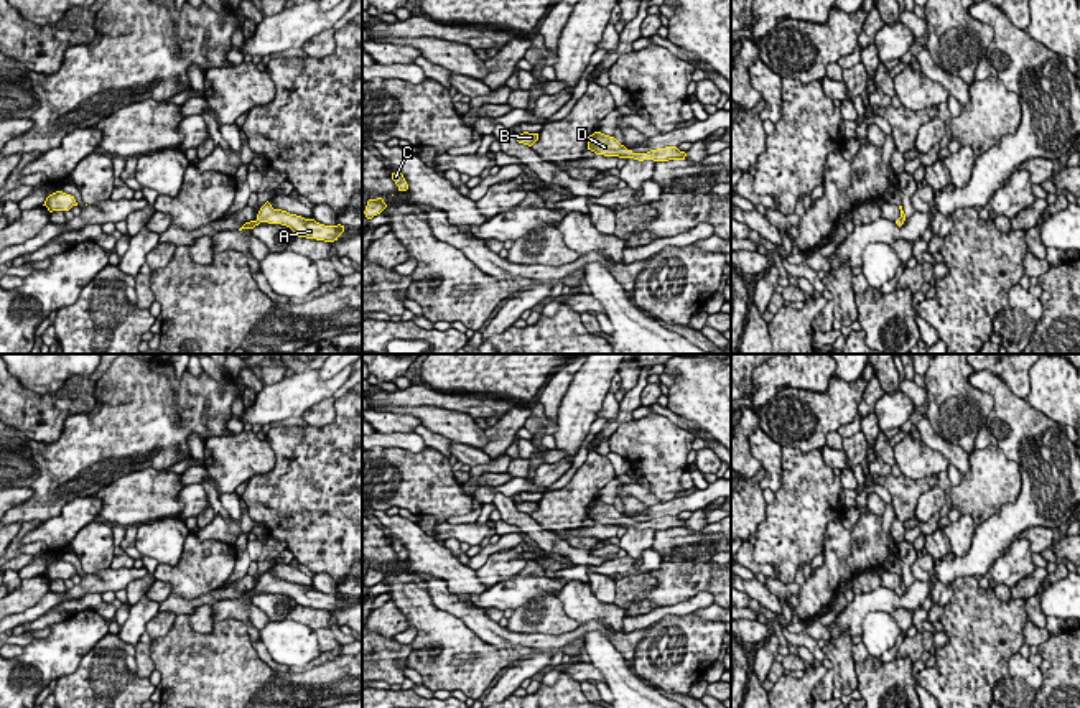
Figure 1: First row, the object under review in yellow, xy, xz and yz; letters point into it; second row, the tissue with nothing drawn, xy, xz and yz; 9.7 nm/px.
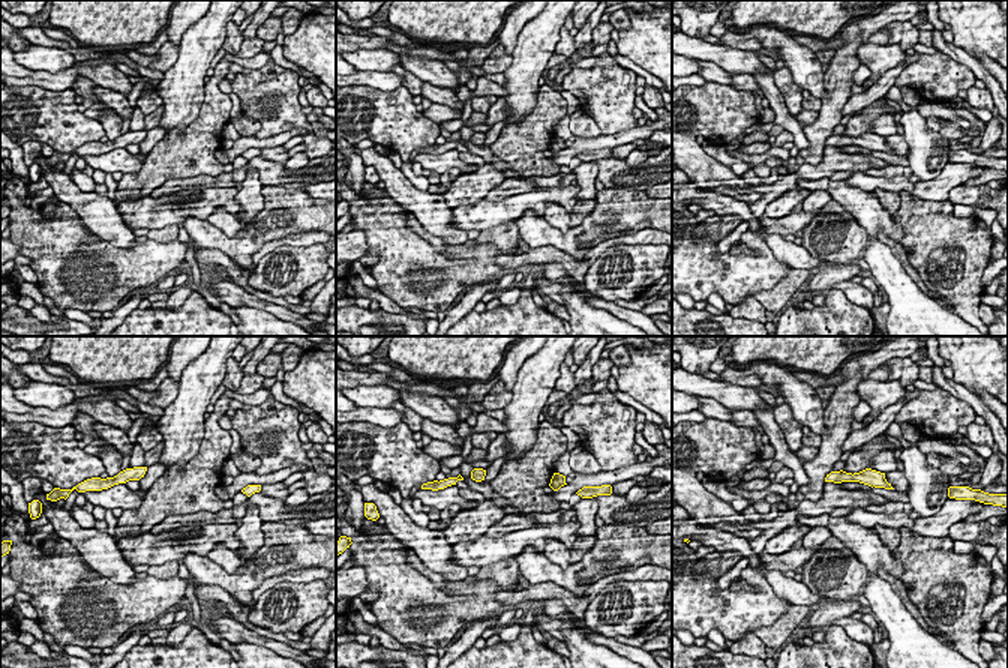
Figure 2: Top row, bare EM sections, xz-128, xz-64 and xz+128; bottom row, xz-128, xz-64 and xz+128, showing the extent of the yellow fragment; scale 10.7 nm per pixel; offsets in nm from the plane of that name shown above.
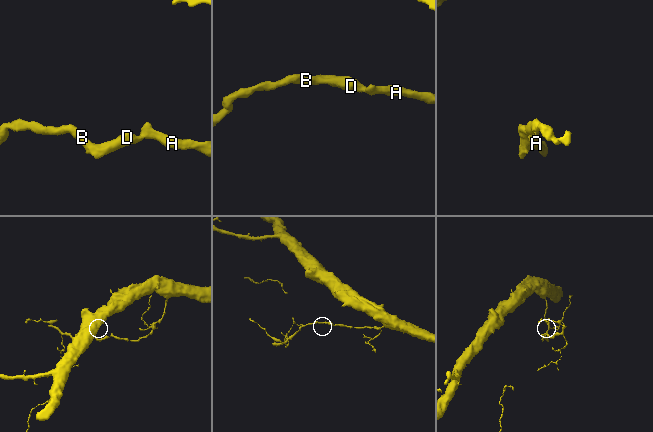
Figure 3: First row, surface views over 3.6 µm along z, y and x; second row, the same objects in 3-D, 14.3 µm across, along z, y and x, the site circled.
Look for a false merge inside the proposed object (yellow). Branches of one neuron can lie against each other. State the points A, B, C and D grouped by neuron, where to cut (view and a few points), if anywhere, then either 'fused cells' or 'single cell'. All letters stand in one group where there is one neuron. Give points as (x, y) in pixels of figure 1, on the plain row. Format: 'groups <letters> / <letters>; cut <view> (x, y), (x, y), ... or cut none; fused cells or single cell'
groups A B C D; cut none; single cell

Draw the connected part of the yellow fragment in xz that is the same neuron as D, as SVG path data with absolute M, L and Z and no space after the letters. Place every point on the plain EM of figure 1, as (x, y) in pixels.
M594 501L588 505L588 519L596 524L604 525L619 525L619 527L634 527L639 530L654 529L654 530L668 530L668 529L685 529L687 522L680 520L677 515L665 515L650 519L647 522L634 522L621 514L614 505L604 504L601 501Z

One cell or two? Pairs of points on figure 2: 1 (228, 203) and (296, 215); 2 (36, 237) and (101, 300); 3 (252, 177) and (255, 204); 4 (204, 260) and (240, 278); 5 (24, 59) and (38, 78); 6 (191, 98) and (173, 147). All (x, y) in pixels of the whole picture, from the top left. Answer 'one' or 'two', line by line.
1: two
2: one
3: one
4: one
5: two
6: two

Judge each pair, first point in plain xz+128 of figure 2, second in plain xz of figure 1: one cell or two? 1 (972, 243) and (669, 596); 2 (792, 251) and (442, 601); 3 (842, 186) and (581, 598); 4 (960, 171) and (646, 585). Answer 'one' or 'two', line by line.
1: two
2: one
3: one
4: two

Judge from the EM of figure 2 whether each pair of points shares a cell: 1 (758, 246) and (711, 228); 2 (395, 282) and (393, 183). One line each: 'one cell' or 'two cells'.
1: two cells
2: two cells

